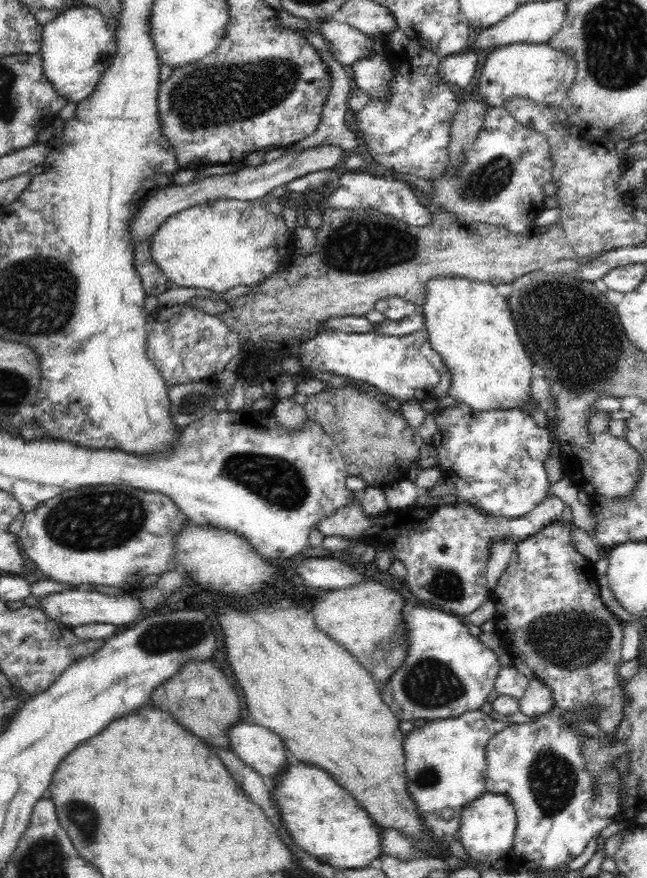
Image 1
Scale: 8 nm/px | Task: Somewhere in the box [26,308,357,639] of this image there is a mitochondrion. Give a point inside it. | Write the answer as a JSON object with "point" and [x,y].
{"point":[93,519]}

